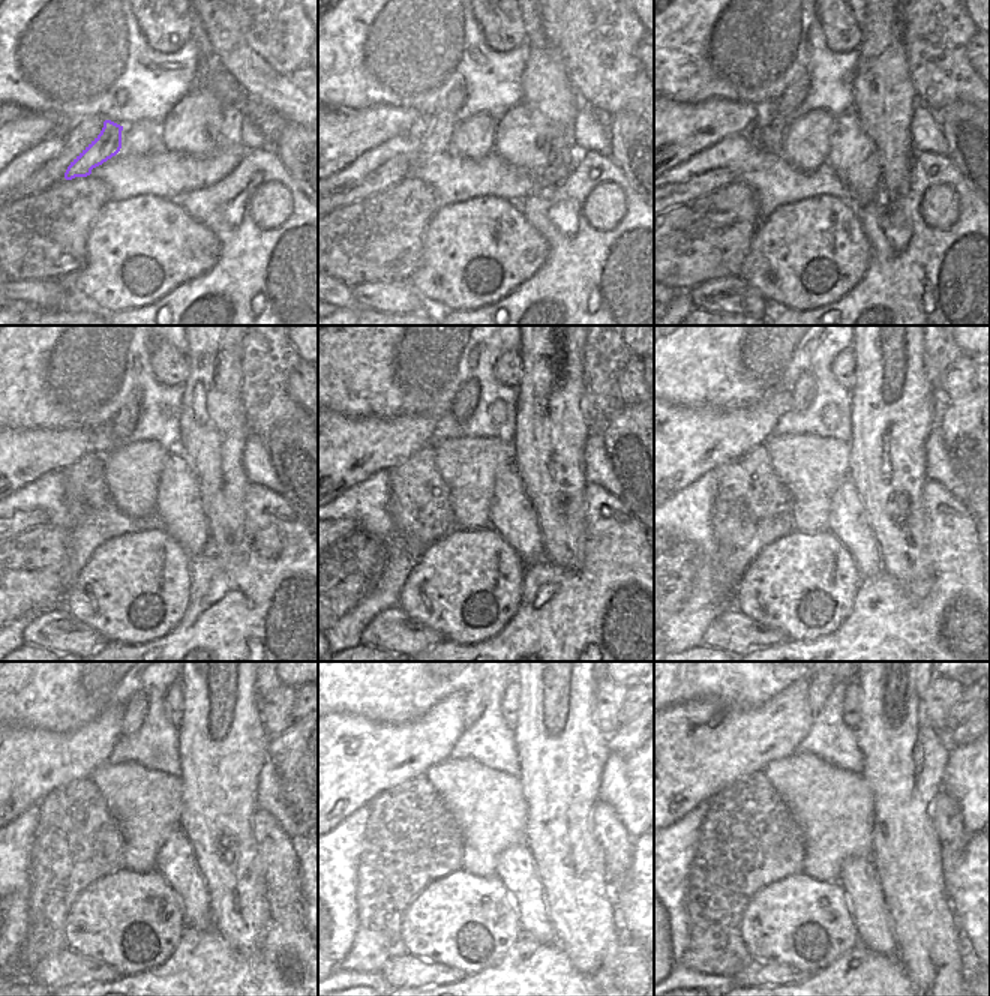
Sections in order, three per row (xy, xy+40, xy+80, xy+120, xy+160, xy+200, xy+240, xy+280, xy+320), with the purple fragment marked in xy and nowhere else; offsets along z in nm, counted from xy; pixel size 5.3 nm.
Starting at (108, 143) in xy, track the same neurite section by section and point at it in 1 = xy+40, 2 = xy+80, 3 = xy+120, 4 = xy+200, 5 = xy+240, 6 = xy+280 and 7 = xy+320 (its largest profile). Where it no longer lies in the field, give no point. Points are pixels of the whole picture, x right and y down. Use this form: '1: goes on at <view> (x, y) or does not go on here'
1: goes on at xy+40 (438, 137)
2: goes on at xy+80 (770, 131)
3: goes on at xy+120 (125, 420)
4: goes on at xy+200 (803, 393)
5: goes on at xy+240 (135, 708)
6: goes on at xy+280 (476, 701)
7: goes on at xy+320 (818, 692)

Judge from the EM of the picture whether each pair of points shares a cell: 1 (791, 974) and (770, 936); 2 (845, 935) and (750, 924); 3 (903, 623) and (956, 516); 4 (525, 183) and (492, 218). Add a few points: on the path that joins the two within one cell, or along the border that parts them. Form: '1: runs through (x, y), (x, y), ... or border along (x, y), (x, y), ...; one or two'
1: border along (755, 959), (813, 972); two
2: runs through (821, 923), (807, 918), (774, 926); one
3: runs through (932, 603), (954, 581), (954, 545); one
4: border along (476, 197), (503, 197), (518, 204); two

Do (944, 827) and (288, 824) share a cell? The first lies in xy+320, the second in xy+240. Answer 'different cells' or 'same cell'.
different cells

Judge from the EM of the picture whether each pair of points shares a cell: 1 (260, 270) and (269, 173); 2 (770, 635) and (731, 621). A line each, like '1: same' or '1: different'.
1: same
2: same

